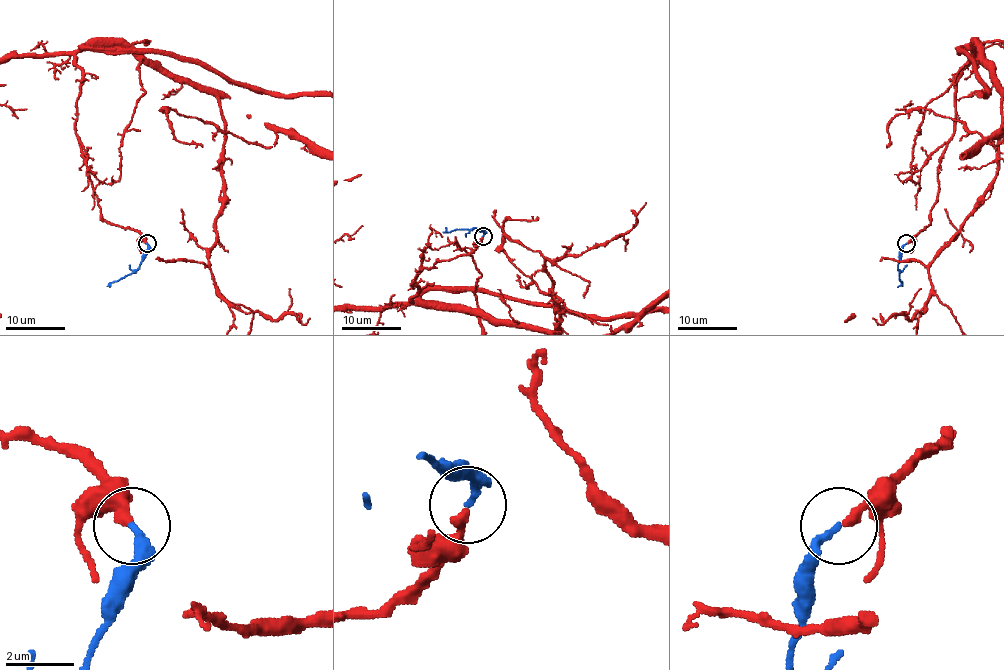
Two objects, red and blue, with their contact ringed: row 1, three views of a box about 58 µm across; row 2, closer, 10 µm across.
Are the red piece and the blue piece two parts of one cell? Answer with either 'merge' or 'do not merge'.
merge

